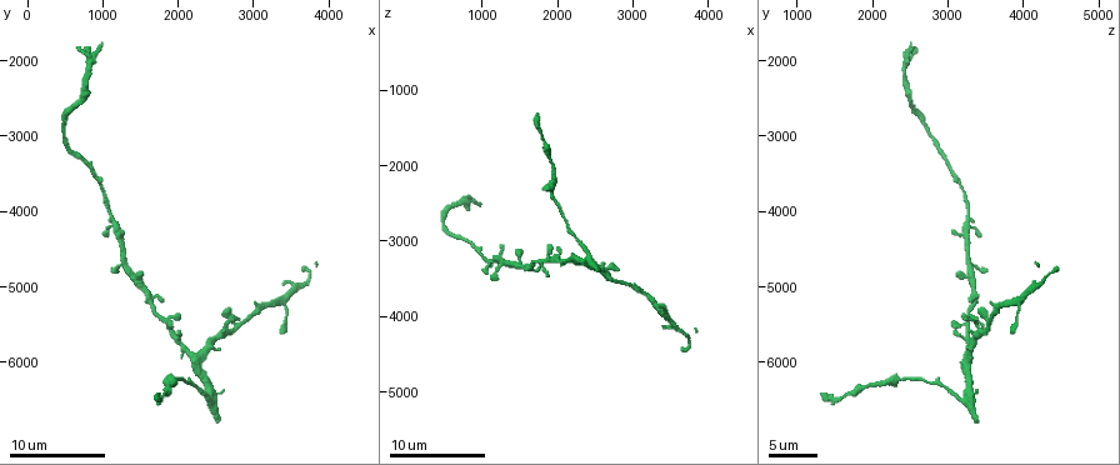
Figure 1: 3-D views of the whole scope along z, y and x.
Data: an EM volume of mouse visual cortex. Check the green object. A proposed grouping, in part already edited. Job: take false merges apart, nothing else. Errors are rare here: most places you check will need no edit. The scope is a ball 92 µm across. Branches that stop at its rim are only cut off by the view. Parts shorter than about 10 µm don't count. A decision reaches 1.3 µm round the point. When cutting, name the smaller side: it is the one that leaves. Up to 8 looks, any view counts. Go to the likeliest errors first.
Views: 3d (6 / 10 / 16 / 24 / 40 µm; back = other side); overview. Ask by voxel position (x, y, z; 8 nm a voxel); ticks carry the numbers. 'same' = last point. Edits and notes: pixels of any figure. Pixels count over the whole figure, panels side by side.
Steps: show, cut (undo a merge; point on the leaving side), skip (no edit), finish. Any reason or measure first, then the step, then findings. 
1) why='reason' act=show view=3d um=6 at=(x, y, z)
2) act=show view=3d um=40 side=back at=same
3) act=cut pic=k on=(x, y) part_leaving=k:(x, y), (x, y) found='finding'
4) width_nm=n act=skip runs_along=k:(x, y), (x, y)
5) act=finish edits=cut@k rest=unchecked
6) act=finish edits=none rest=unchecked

act=show view=3d um=10 at=(2250, 6000, 3300)

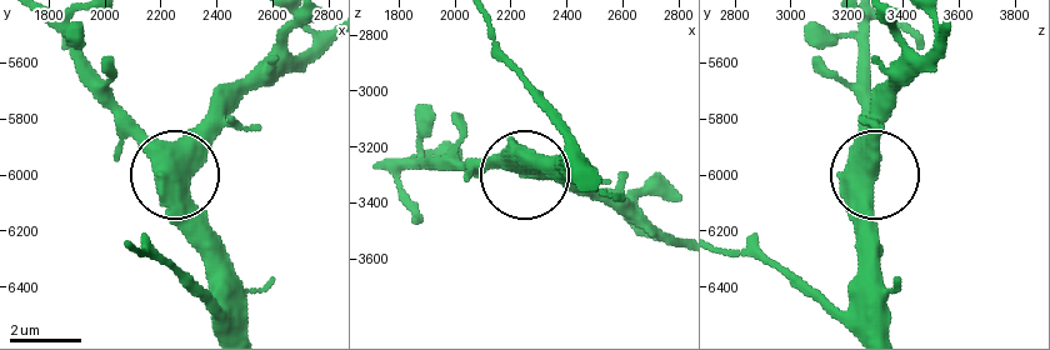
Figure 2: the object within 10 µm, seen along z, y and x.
act=skip found='continuous, no second neuron'

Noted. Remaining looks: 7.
why='a fork' act=show view=3d um=10 at=(1600, 5050, 3350)

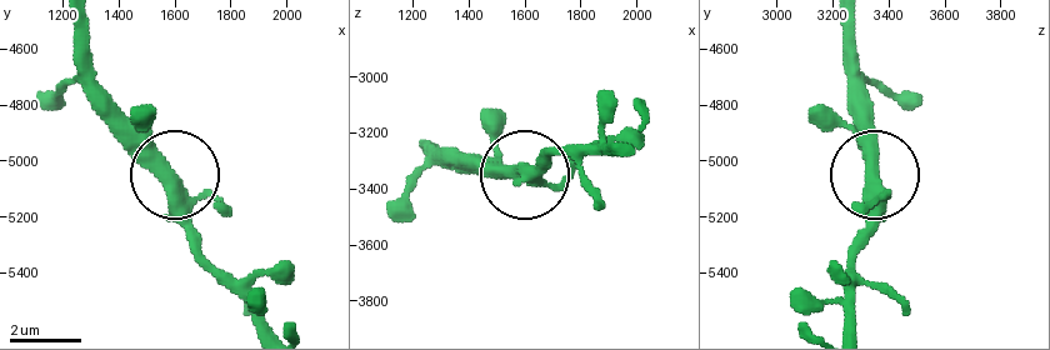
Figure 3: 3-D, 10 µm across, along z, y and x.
arms=3 act=skip found='continuous, no second neuron'

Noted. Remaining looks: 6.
why='small branch off a trunk' act=show view=3d um=10 at=(2700, 5600, 3550)

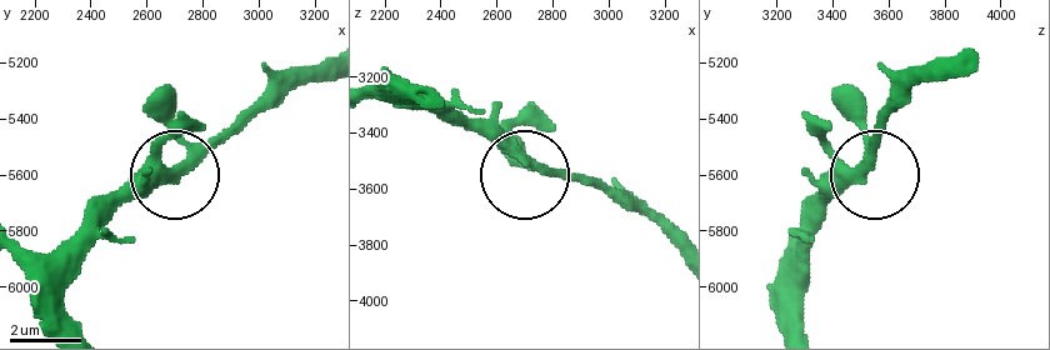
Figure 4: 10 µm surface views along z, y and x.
width_nm=270 act=skip found='continuous, no second neuron'

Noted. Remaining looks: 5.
why='calibre changes' act=show view=3d um=10 at=(500, 3150, 2850)

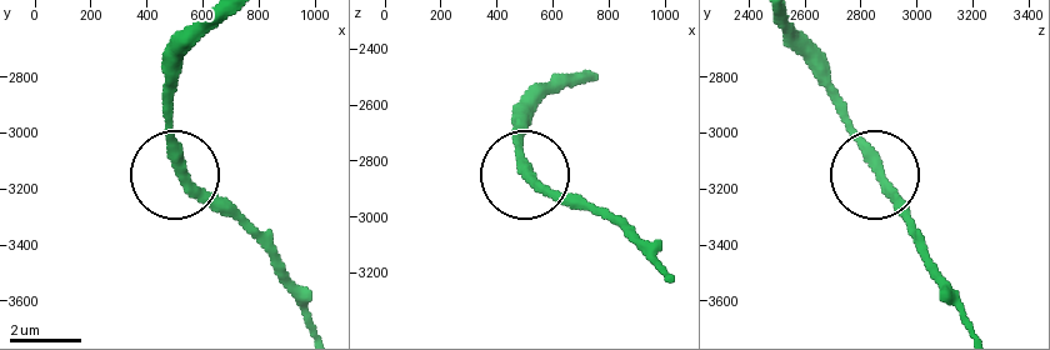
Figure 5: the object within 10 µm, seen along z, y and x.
act=skip runs_along=5:(973, 325), (958, 289), (874, 173), (868, 145), (820, 85) found='all the same neuron'

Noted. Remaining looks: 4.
act=finish edits=none rest=unchecked

